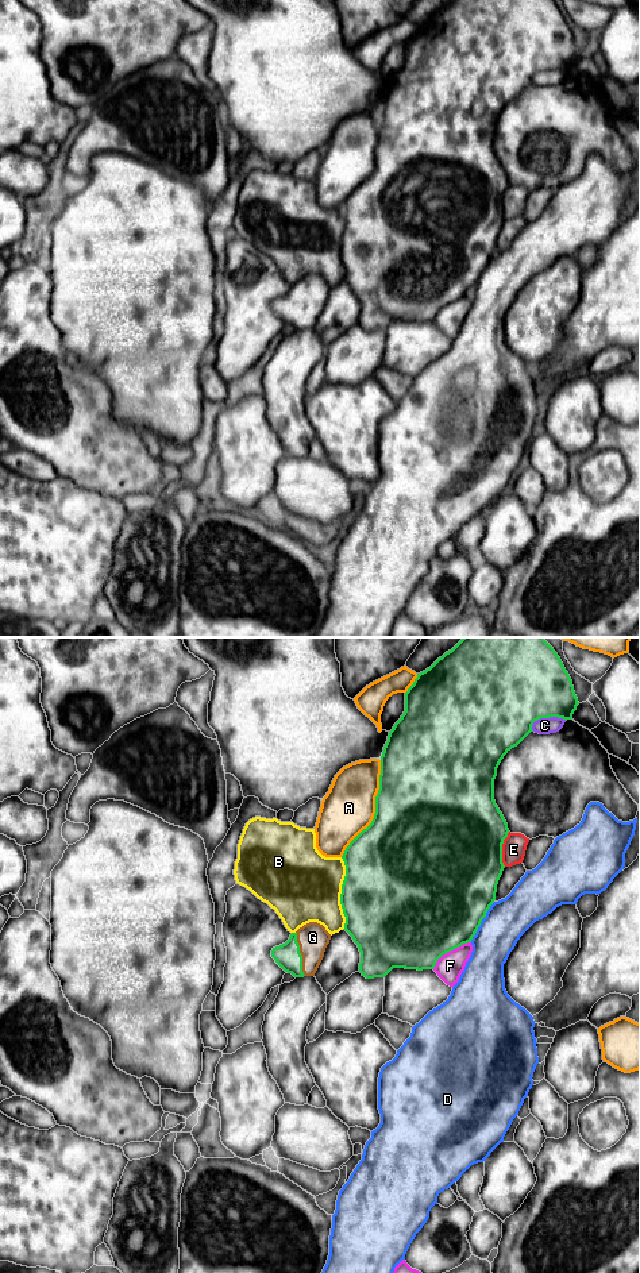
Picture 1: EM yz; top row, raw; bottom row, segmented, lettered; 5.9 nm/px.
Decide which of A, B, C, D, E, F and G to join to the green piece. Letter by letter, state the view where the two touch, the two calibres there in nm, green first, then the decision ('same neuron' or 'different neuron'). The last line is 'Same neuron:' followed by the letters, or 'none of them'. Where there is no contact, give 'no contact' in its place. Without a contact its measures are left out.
A: meets green in yz; 500 nm thick on the green side, 320 nm on the other; different neuron
B: meets green in yz; 500 nm thick on the green side, 440 nm on the other; different neuron
C: meets green in yz; 480 nm thick on the green side, 100 nm on the other; different neuron
D: meets green in yz; 500 nm thick on the green side, 260 nm on the other; different neuron
E: meets green in yz; 500 nm thick on the green side, 140 nm on the other; different neuron
F: meets green in yz; 500 nm thick on the green side, 160 nm on the other; different neuron
G: meets green in yz; 150 nm thick on the green side, 180 nm on the other; same neuron
Same neuron: G

